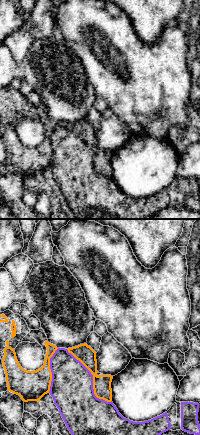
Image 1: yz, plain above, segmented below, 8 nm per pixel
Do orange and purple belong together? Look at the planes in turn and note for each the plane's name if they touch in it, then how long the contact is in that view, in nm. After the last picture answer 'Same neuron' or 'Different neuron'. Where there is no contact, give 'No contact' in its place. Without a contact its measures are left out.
Touches orange in yz. Shared border 550 nm

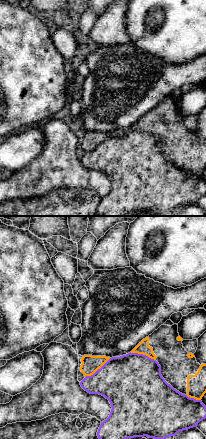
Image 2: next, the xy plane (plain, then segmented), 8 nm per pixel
Touches orange in xy. Shared border 220 nm

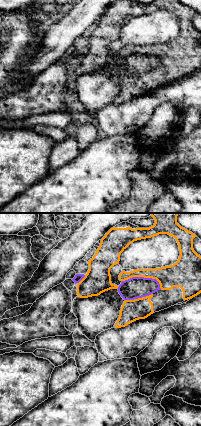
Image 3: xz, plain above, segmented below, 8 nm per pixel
Touches orange in xz. Shared border 320 nm

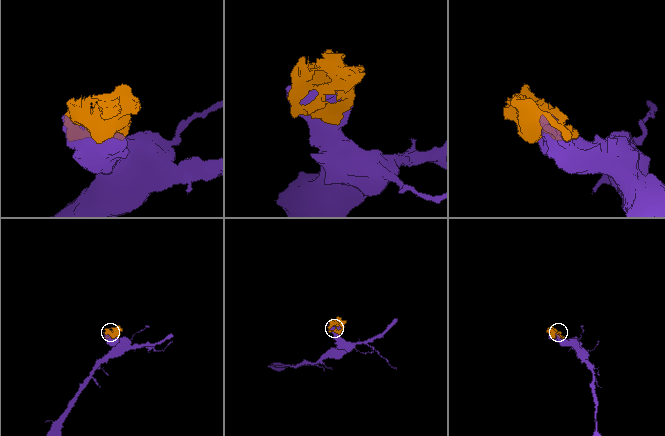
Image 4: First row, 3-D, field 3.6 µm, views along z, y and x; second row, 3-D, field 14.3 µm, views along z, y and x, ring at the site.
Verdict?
Different neuron

